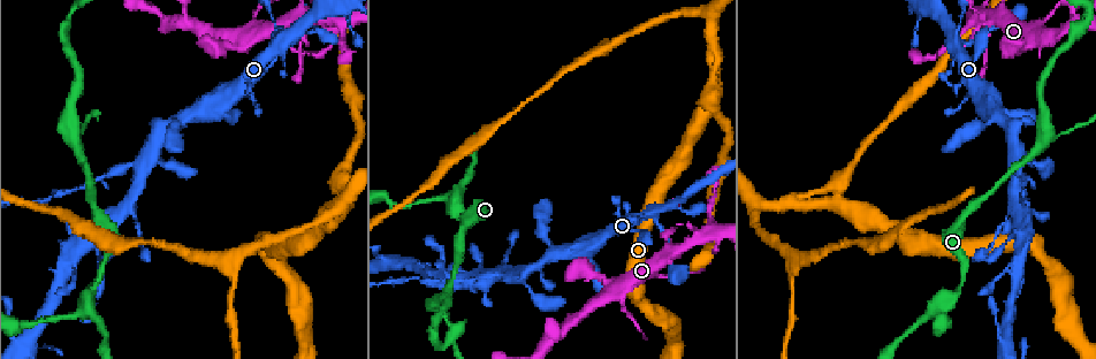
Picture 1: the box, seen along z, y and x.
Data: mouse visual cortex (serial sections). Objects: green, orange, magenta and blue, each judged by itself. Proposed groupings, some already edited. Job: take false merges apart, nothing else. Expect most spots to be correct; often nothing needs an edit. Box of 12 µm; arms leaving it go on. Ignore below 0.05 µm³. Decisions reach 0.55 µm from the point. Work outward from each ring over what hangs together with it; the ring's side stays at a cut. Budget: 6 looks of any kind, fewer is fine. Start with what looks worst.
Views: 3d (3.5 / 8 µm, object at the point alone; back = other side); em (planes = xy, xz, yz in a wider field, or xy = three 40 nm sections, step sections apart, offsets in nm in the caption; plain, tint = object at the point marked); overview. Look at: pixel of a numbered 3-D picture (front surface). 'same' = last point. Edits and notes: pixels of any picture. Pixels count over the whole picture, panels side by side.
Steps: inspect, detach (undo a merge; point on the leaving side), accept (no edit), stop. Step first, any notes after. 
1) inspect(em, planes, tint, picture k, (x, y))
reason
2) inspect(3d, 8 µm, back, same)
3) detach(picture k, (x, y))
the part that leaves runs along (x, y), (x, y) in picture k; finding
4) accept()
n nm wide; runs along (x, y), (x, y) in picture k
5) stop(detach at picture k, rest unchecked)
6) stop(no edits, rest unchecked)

inspect(3d, 3.5 µm, picture 1, (706, 232))
looks like a crossing

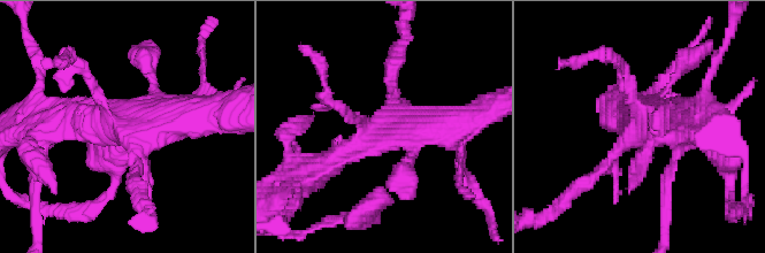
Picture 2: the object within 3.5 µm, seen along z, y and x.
inspect(em, xy, step 2, tint, picture 2, (642, 129))
now the EM

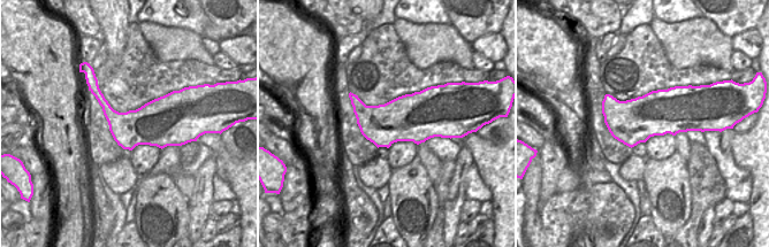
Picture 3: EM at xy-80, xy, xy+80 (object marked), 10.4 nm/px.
inspect(em, xy, step 1, tint, same)
cut it another way

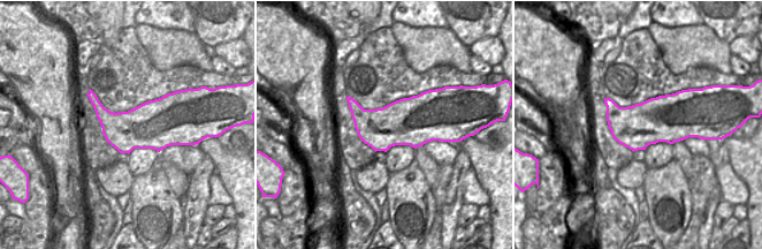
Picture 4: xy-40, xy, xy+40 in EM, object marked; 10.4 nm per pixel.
accept()
480 nm wide; runs along (314, 173), (381, 128), (451, 135) in picture 2; continuous, no second cell

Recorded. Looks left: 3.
inspect(3d, 3.5 µm, picture 1, (390, 265))
sharp bend

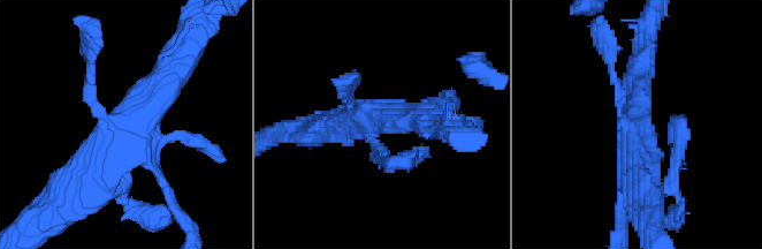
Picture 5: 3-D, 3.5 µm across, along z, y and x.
inspect(em, planes, tint, picture 5, (130, 122))

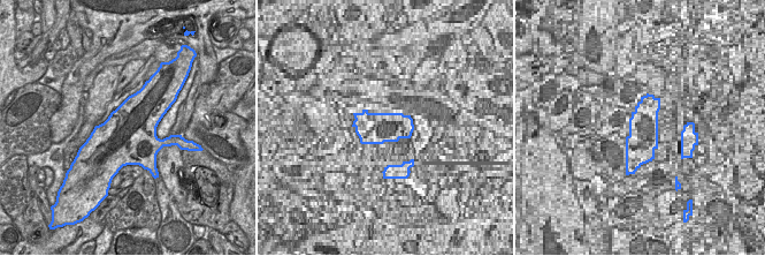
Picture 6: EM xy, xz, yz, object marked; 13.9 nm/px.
accept()
750 nm wide; runs along (181, 62), (157, 95), (71, 172) in picture 5; one cell here

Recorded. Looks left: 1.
stop(no edits, rest unchecked)

